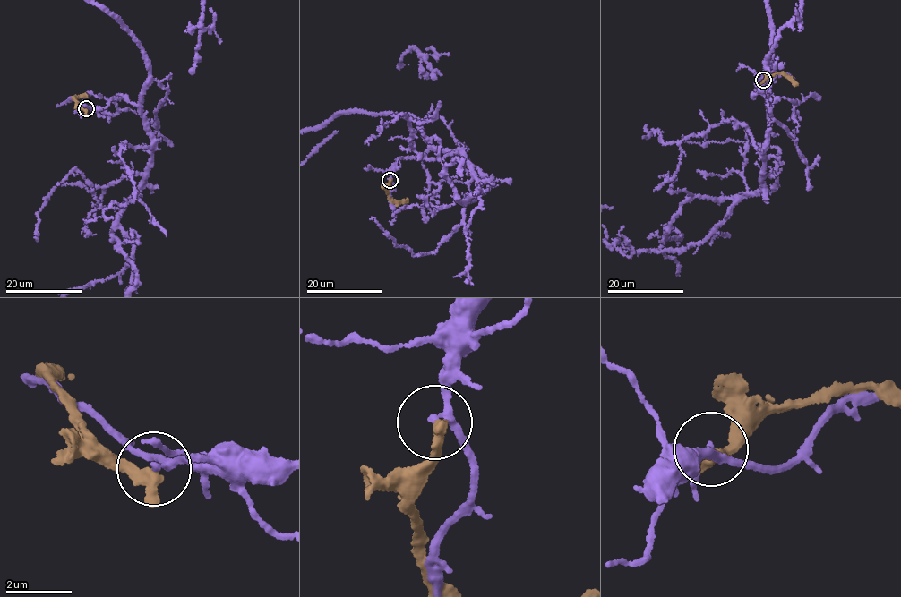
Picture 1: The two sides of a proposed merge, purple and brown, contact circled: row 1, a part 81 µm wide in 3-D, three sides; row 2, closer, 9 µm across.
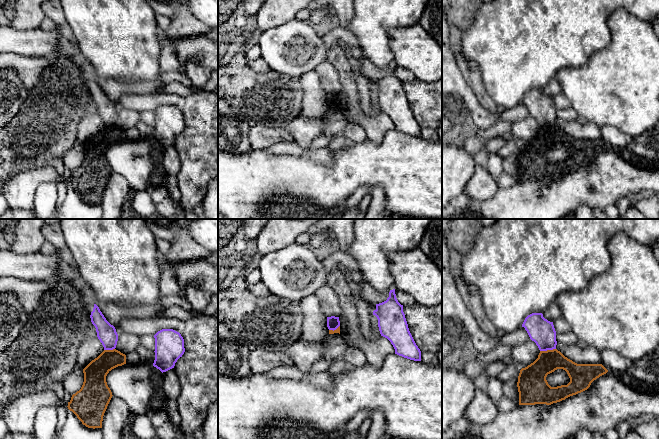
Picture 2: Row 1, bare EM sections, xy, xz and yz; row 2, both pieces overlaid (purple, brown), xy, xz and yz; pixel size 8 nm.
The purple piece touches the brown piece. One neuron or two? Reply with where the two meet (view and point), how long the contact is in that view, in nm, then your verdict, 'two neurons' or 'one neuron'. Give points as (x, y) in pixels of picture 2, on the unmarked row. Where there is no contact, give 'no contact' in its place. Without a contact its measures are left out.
yz (547, 125) | 130 nm | two neurons

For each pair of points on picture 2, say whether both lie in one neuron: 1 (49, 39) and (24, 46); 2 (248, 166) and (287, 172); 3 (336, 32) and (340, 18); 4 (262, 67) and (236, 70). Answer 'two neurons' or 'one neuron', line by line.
1: one neuron
2: one neuron
3: two neurons
4: two neurons

